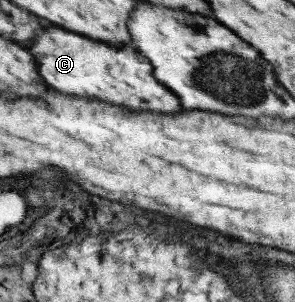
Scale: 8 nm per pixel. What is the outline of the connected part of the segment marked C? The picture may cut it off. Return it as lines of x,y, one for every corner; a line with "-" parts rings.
49,26
39,32
31,52
35,52
35,60
39,60
43,78
61,92
97,98
131,110
177,112
179,108
179,100
151,76
151,64
147,64
147,60
143,60
143,56
139,56
139,52
131,46
115,50
113,46
93,42
57,26

